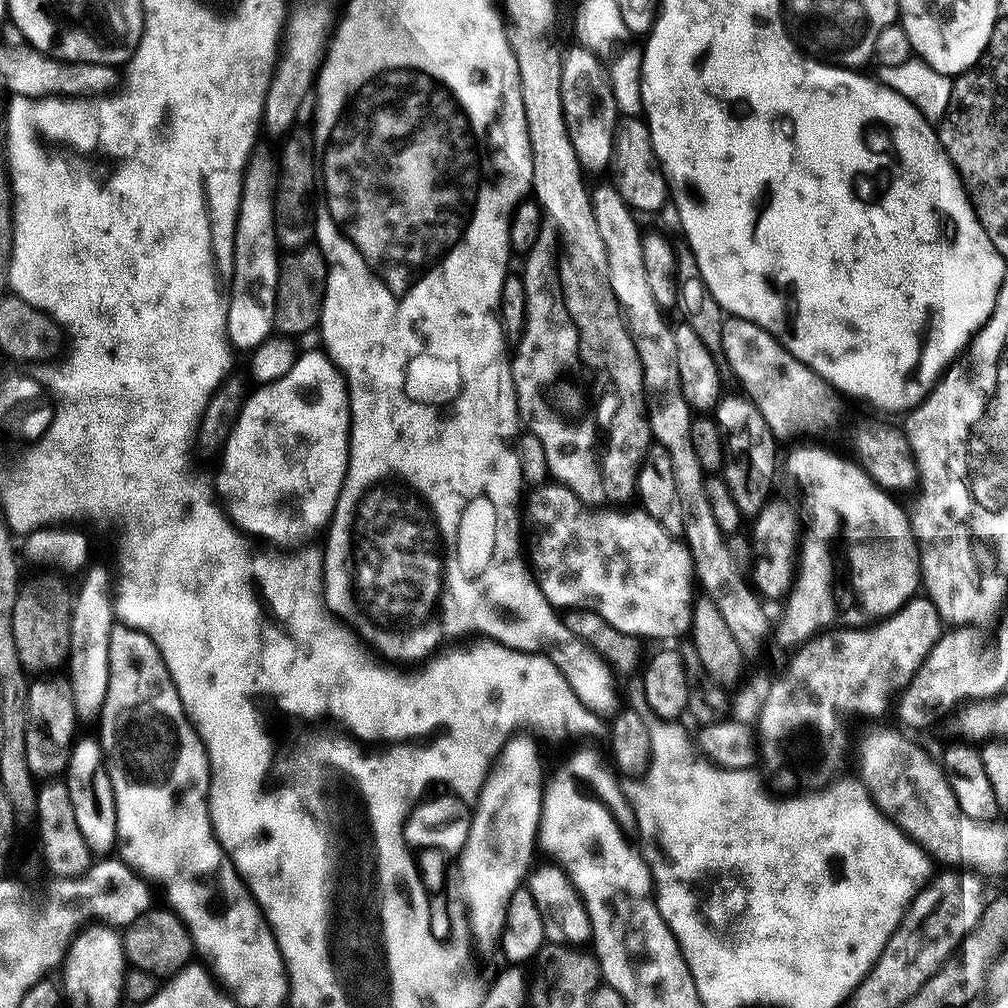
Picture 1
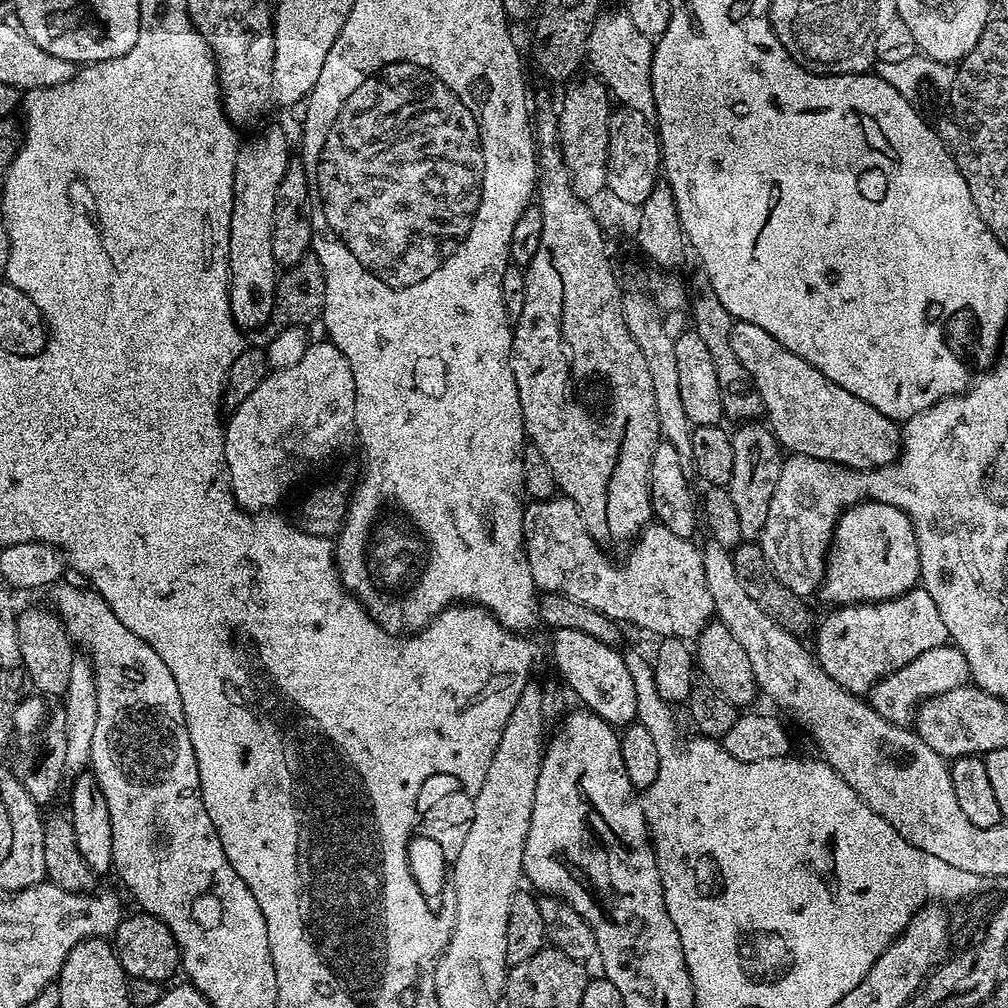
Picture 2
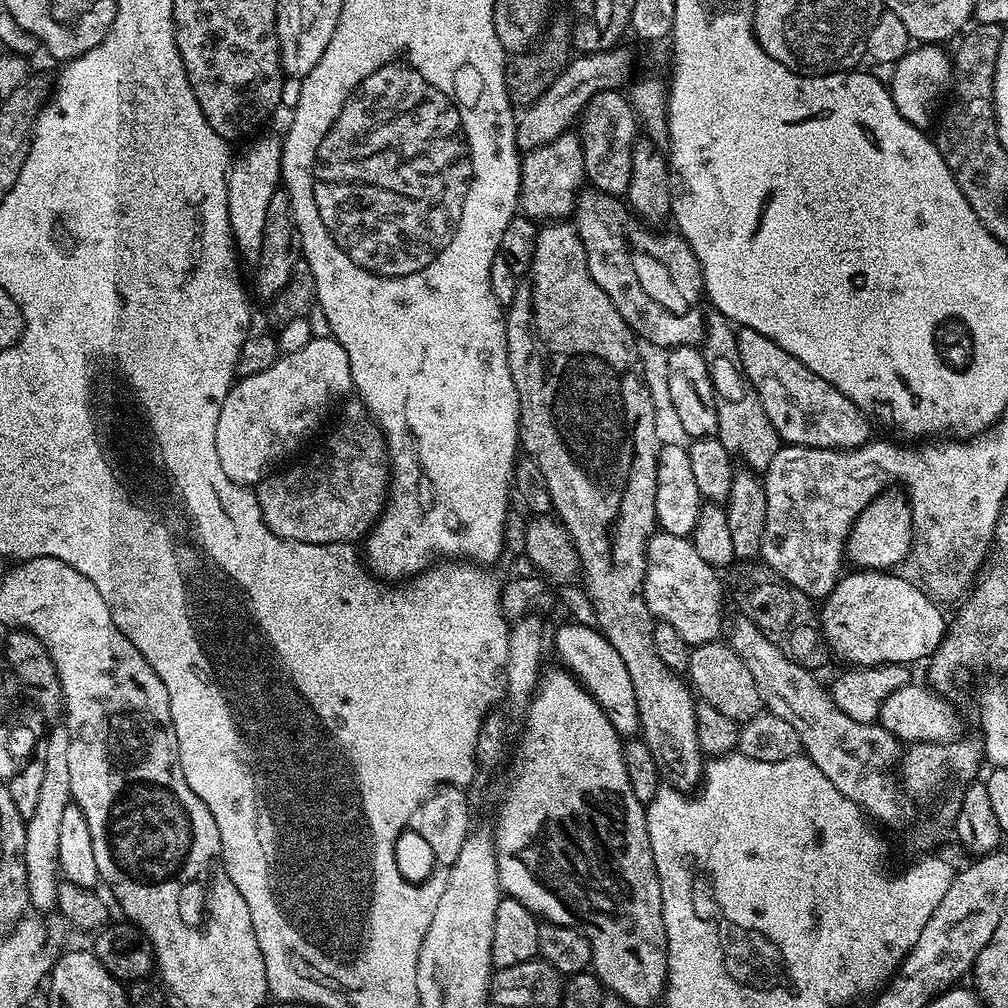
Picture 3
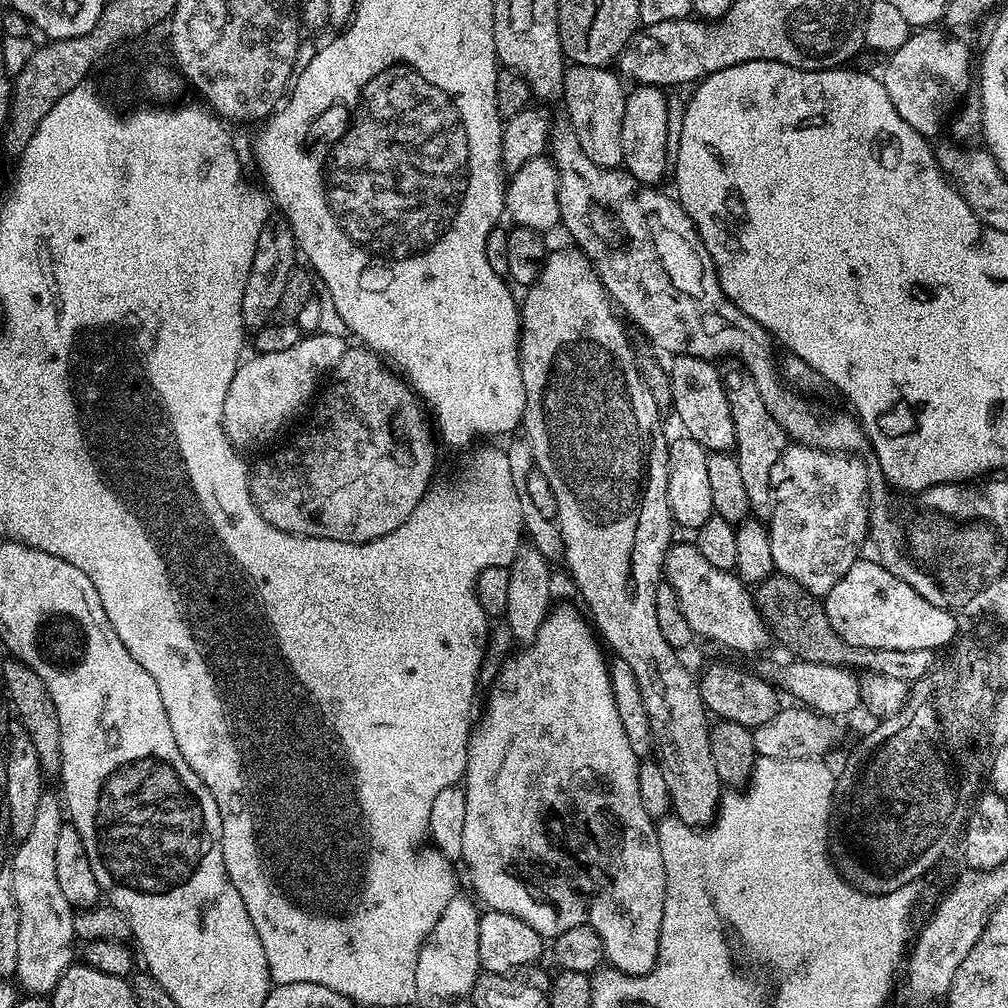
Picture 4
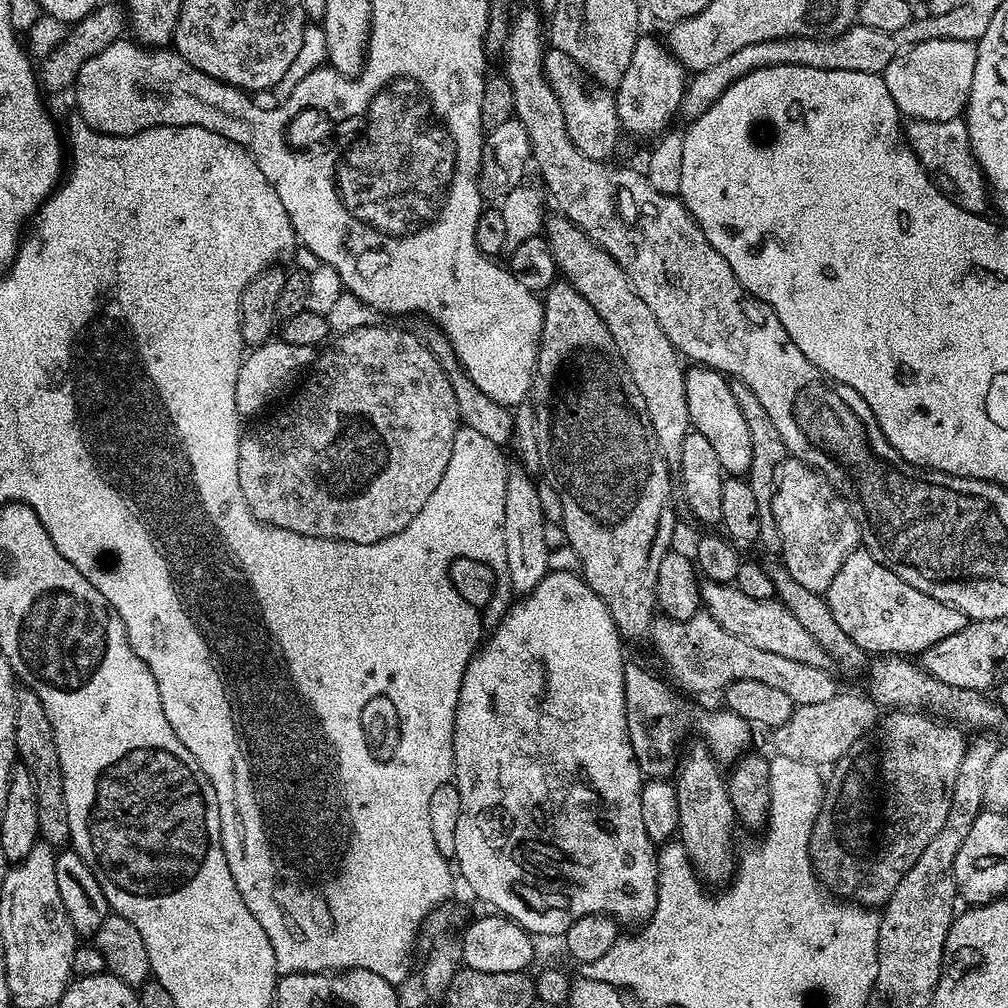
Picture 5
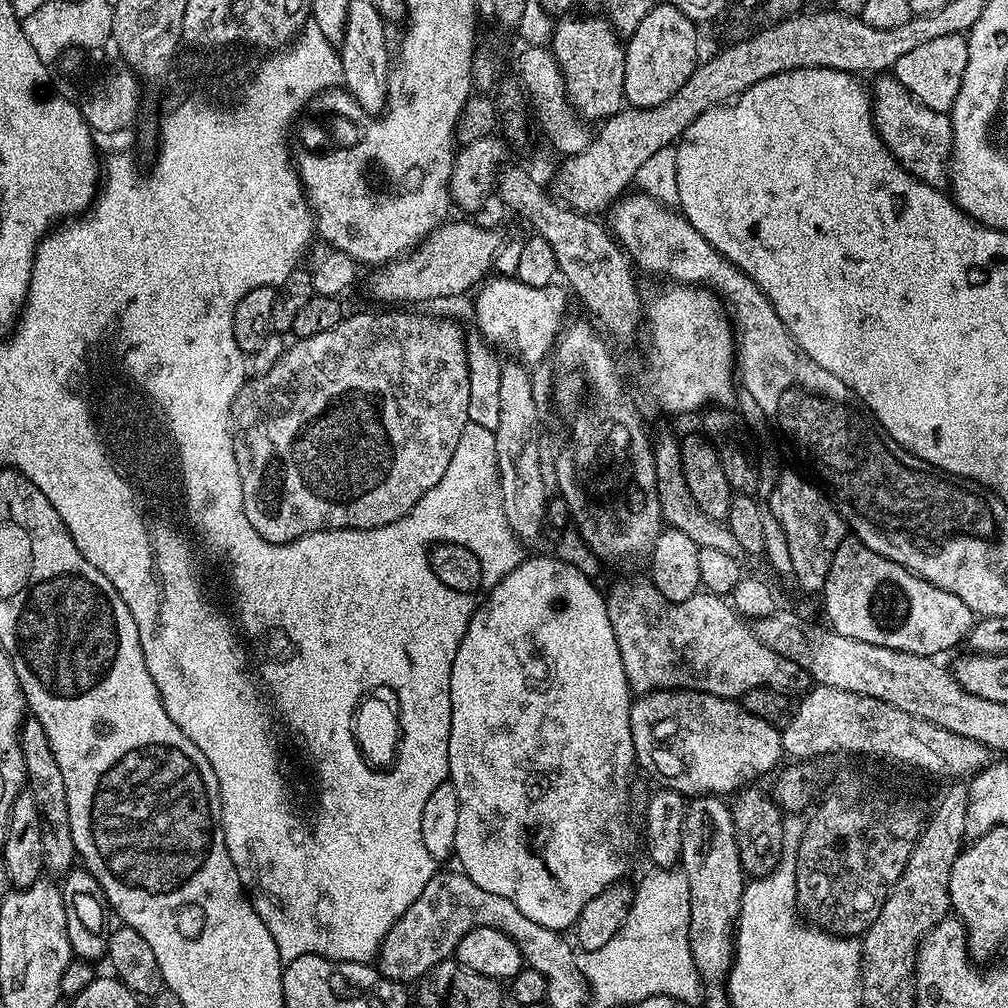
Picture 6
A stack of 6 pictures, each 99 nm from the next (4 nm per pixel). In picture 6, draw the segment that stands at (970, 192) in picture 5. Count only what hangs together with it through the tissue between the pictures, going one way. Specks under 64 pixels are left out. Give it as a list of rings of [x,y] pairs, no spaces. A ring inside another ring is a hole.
[[[880,74],[875,77],[876,85],[871,85],[872,119],[882,142],[894,154],[894,158],[911,176],[926,182],[932,188],[947,189],[950,184],[950,161],[952,158],[952,122],[943,112],[930,110],[915,100],[898,81],[895,75]]]

